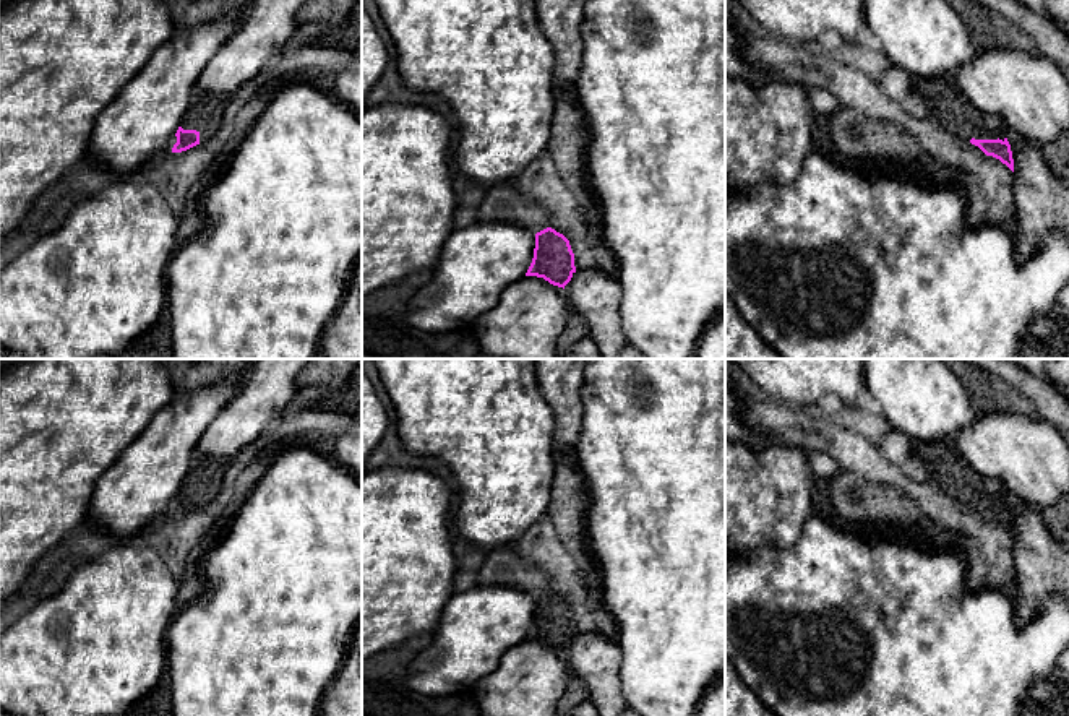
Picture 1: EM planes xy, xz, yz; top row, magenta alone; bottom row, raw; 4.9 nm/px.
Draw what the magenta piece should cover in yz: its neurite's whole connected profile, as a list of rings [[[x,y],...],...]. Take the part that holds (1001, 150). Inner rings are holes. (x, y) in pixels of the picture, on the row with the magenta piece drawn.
[[[952,76],[912,80],[933,120],[955,138],[978,146],[1014,172],[1014,159],[1002,123],[970,104]]]

